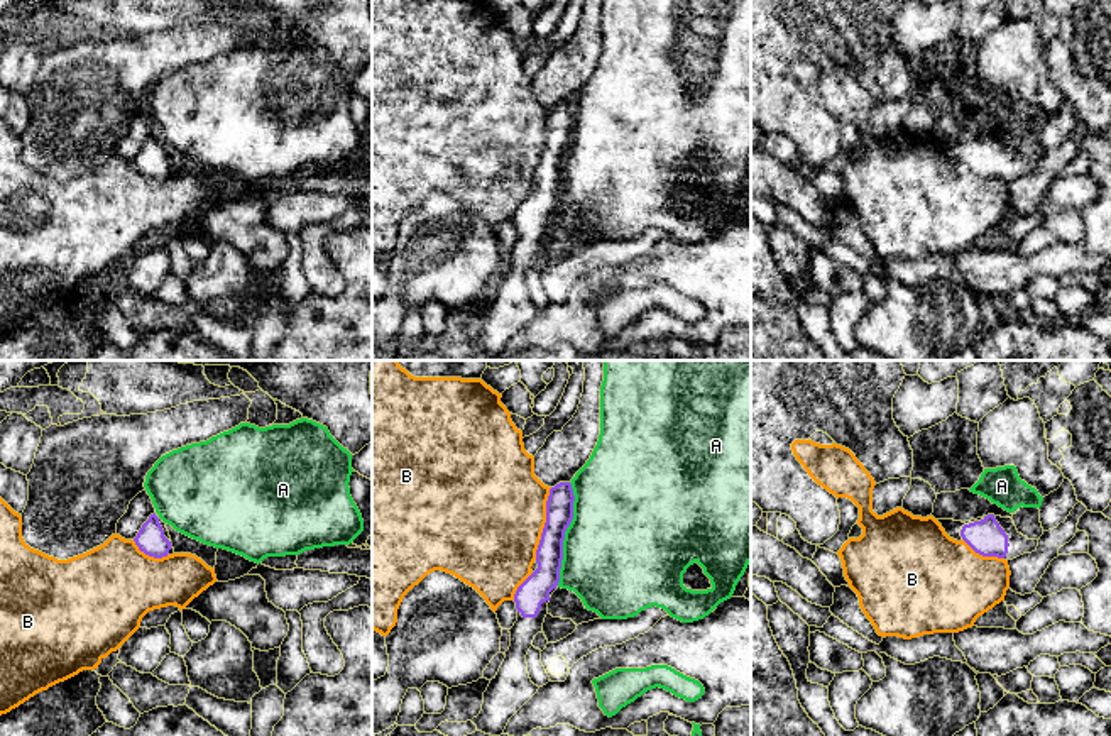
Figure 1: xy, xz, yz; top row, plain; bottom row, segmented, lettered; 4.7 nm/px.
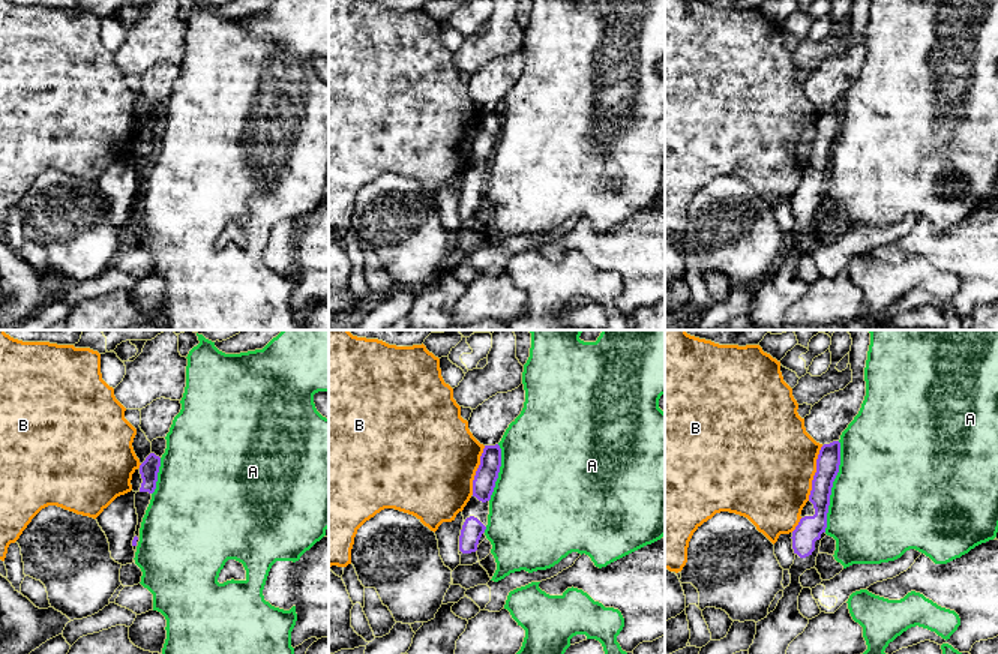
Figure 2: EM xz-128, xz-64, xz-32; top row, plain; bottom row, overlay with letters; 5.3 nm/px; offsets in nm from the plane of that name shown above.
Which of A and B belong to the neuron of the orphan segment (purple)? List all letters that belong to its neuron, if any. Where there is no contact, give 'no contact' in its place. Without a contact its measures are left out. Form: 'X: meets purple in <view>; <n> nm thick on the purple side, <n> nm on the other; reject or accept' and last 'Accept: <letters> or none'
A: meets purple in xz; 130 nm thick on the purple side, 480 nm on the other; reject
B: meets purple in xz; 130 nm thick on the purple side, 500 nm on the other; reject
Accept: none

